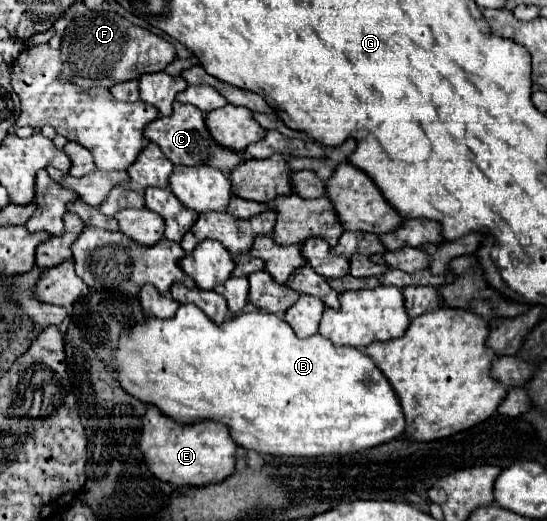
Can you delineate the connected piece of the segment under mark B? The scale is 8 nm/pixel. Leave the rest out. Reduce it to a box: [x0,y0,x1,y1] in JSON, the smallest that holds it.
[111,304,405,456]

